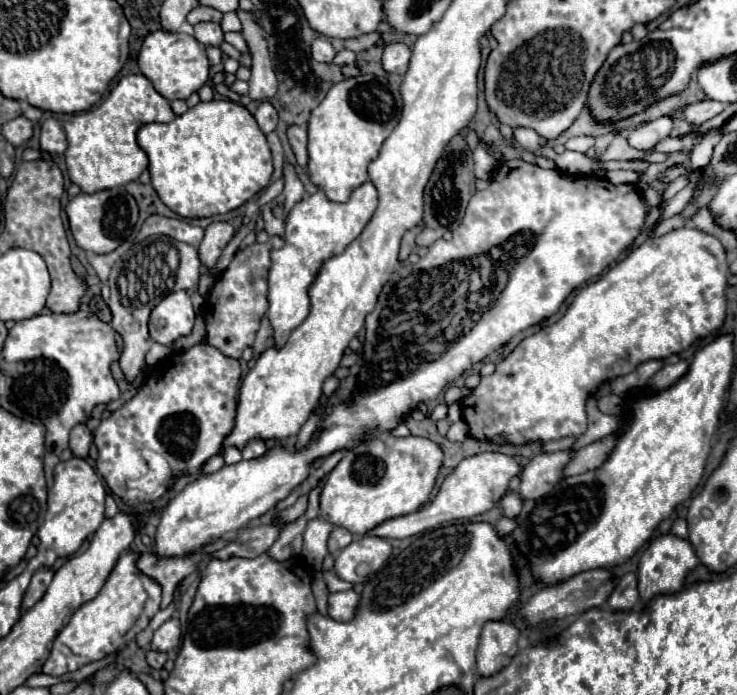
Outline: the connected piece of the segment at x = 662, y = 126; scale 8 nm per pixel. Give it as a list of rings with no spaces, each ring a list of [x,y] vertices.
[[[659,118],[655,122],[643,124],[639,128],[635,128],[633,132],[629,132],[629,146],[637,148],[637,150],[647,150],[651,146],[655,146],[659,140],[667,138],[673,130],[673,118]]]

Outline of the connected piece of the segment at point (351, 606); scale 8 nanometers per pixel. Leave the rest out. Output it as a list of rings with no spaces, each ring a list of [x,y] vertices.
[[[355,590],[329,594],[329,616],[339,622],[351,620],[355,616],[355,608],[359,606],[359,594]]]

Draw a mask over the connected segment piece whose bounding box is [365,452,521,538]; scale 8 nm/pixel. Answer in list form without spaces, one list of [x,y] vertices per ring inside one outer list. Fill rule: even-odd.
[[[483,452],[471,458],[461,460],[461,464],[445,478],[441,484],[437,496],[425,504],[421,510],[407,514],[407,516],[397,516],[391,520],[381,522],[373,530],[369,530],[365,536],[381,536],[381,538],[409,538],[413,534],[420,534],[423,530],[430,530],[437,526],[451,523],[457,518],[473,518],[483,512],[489,512],[493,506],[499,504],[499,496],[507,492],[509,482],[513,476],[521,474],[521,466],[513,456],[501,454],[501,452]]]

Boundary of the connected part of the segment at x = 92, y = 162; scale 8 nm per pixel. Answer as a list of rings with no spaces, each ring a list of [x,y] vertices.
[[[143,74],[123,76],[109,96],[93,110],[71,116],[63,124],[67,134],[67,172],[73,184],[85,194],[129,184],[147,168],[147,154],[137,146],[135,134],[149,122],[171,122],[175,118],[169,100],[165,100]]]

